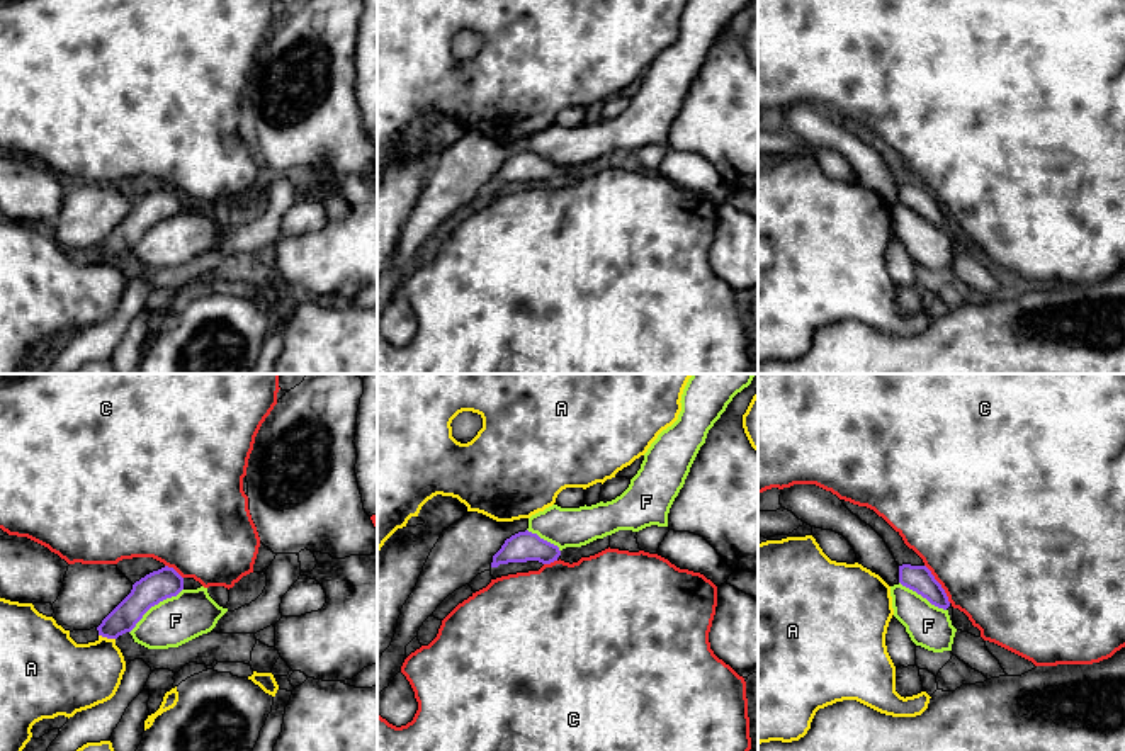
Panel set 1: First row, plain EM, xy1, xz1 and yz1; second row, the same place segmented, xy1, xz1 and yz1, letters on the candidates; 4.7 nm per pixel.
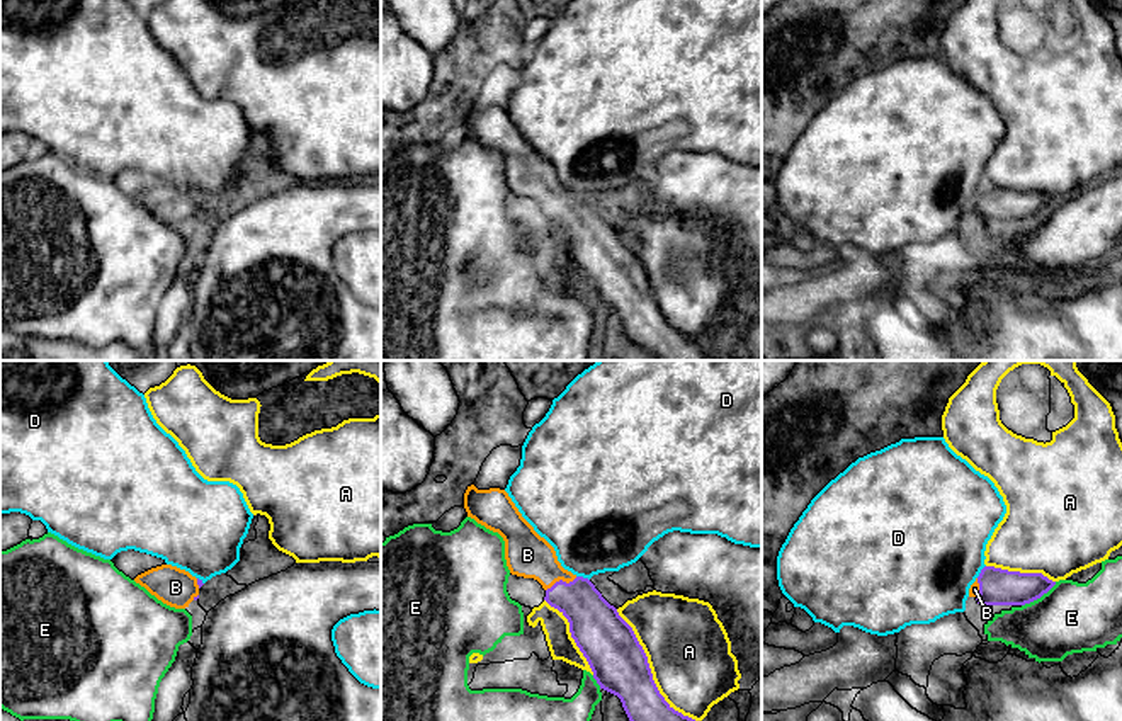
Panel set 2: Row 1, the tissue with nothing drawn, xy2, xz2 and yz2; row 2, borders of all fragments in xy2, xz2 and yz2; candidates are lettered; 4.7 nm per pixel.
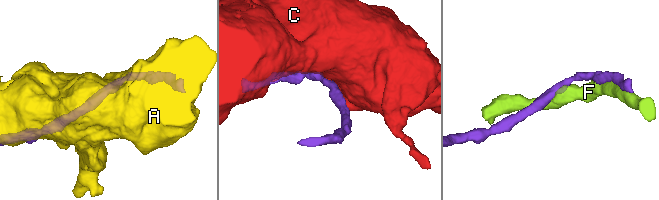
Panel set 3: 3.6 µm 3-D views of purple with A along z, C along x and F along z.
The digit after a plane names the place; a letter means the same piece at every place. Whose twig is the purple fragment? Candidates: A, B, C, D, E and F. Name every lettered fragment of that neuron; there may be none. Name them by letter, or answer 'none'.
B

